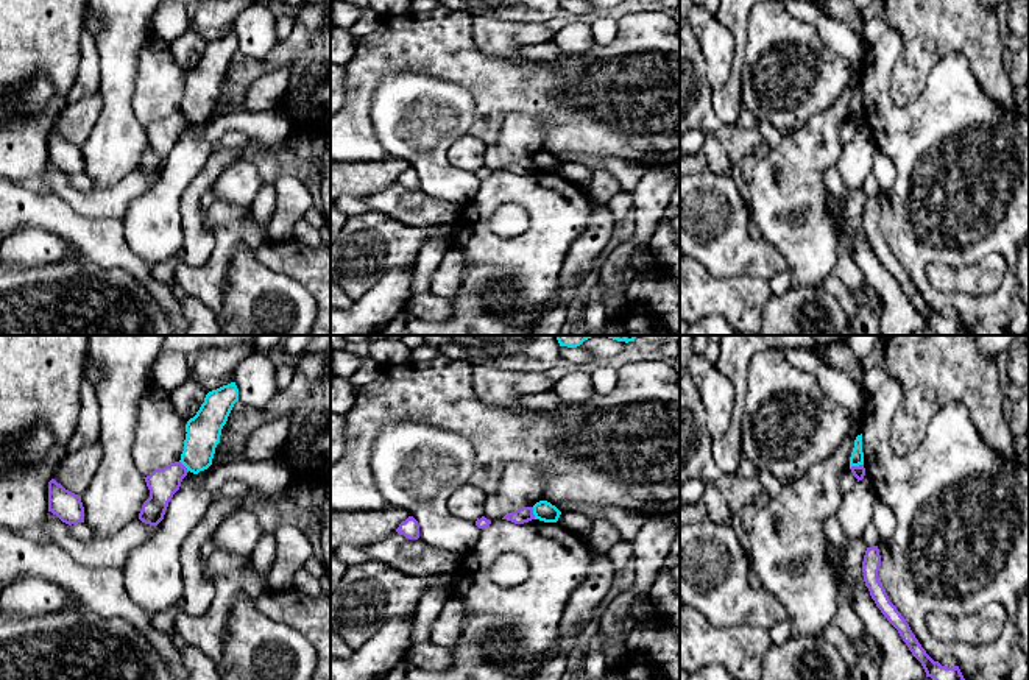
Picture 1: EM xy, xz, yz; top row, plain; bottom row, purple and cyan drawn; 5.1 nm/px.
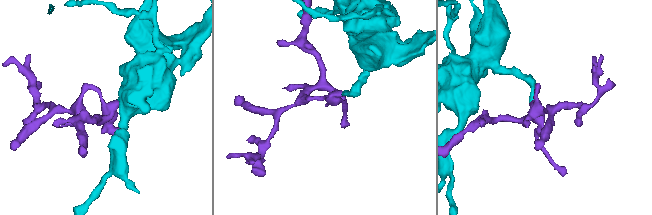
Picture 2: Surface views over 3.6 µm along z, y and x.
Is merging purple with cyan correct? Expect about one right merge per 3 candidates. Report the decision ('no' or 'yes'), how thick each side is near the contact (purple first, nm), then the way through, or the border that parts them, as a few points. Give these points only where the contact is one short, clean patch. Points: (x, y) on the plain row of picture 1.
no | 60/70 nm | along yz (862, 114), (850, 119)

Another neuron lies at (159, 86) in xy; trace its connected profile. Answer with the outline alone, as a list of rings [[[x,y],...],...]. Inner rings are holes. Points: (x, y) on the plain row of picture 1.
[[[147,44],[142,45],[133,98],[134,117],[142,128],[181,111],[186,75],[170,50],[159,51]]]

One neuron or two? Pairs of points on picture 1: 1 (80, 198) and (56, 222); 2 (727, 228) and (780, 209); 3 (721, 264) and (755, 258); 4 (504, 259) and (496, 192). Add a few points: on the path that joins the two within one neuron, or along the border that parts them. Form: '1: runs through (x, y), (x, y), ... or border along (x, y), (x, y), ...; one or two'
1: border along (56, 194), (80, 214), (106, 217); two
2: border along (749, 212), (750, 217); two
3: runs through (728, 258), (747, 258); one
4: runs through (487, 242), (484, 239), (484, 209); one

